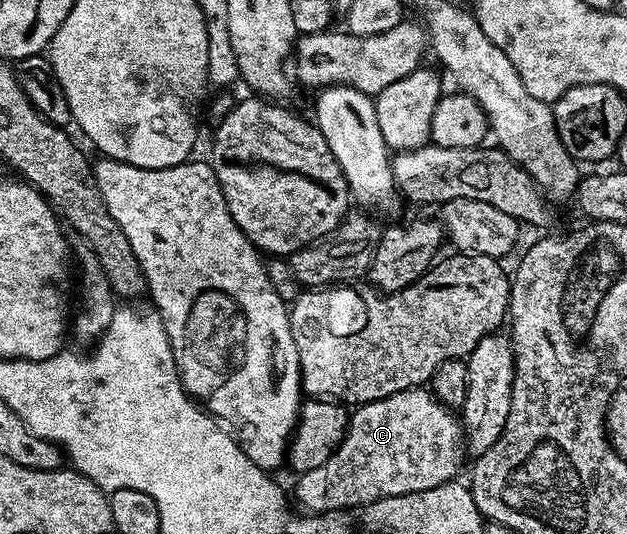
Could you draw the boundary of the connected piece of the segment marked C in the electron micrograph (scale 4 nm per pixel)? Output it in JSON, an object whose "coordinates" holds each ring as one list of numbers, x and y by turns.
{"coordinates":[[430,389,402,390,381,400,364,402,356,410,359,411,350,415,343,442,329,456,329,460,313,471,298,475,295,498,299,501,300,511,307,514,324,514,330,510,354,511,383,497,435,488,439,484,452,481,458,475,455,473,458,472,463,458,465,459,465,439,461,433,461,422,456,415,455,418,451,415,454,414,452,407,439,401]]}

